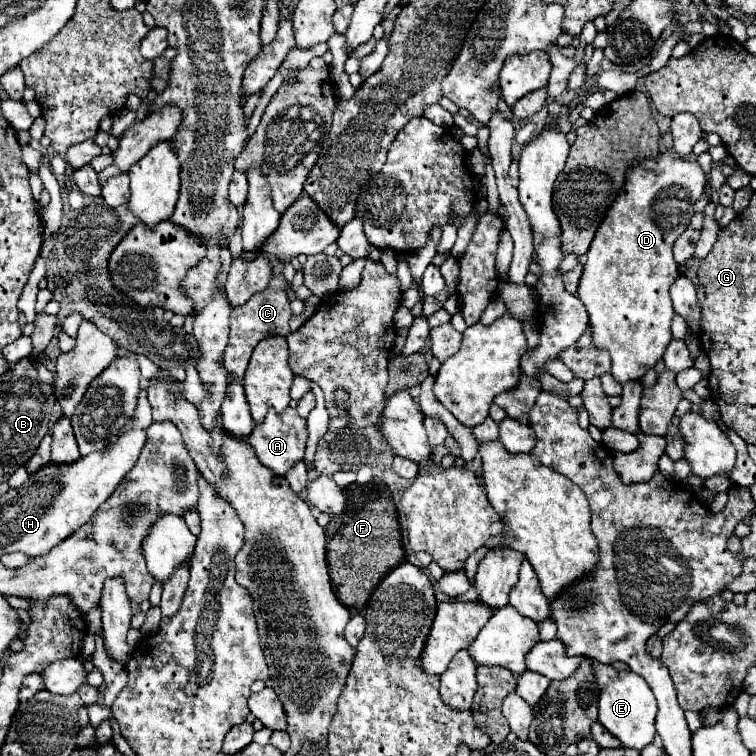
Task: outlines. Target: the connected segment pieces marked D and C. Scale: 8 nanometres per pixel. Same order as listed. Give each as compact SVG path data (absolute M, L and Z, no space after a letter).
M661 152L655 160L645 160L633 166L627 174L625 190L609 208L605 222L597 228L591 248L585 254L577 296L589 312L591 340L597 348L611 354L611 376L619 384L641 380L645 372L663 358L663 350L673 338L671 318L675 310L671 306L669 286L677 278L679 268L673 258L673 242L685 232L685 226L689 226L689 220L695 214L693 204L703 194L703 184L705 176L699 164L693 158L677 158L673 152Z
M265 288L263 292L253 294L243 306L233 308L231 314L231 336L229 336L229 344L225 348L225 370L231 376L239 376L243 378L247 362L251 358L251 352L255 350L255 346L267 338L269 334L281 334L287 336L289 330L289 318L291 318L291 308L289 308L289 298L283 290L273 290L273 288Z

